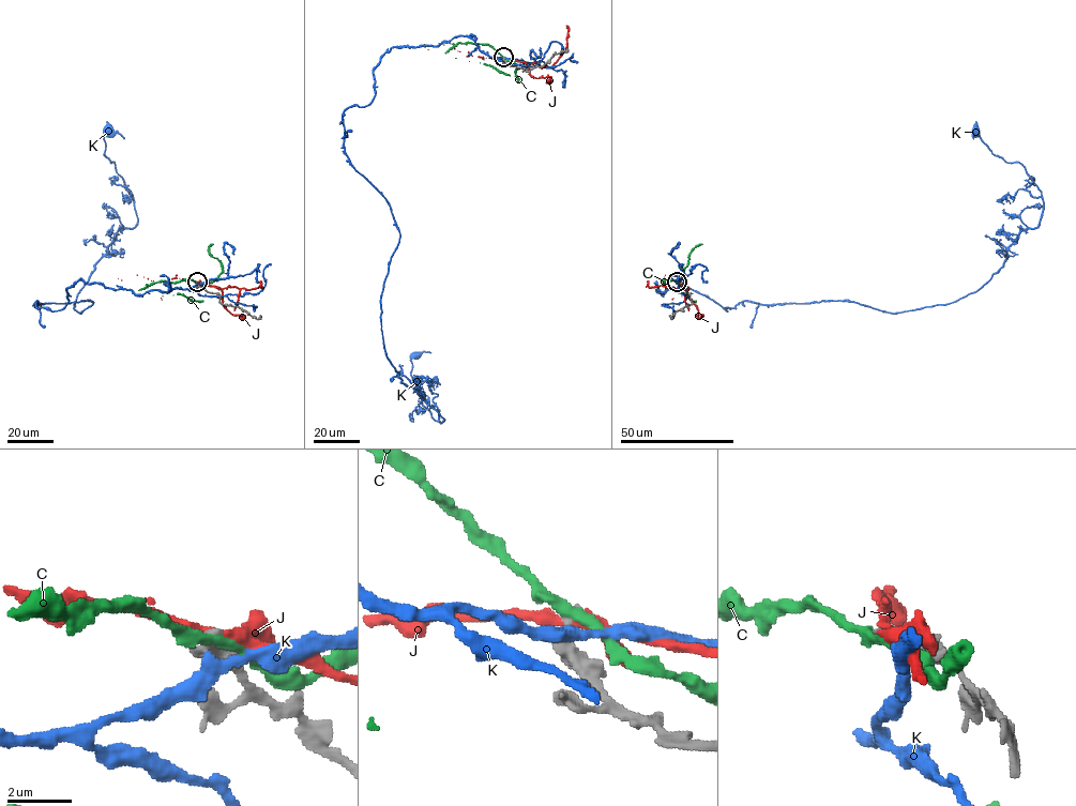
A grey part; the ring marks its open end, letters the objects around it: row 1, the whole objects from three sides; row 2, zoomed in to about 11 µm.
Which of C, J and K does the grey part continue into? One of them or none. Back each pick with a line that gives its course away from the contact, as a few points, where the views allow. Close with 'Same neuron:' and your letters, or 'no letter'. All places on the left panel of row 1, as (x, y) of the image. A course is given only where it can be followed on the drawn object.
Same neuron: no letter

